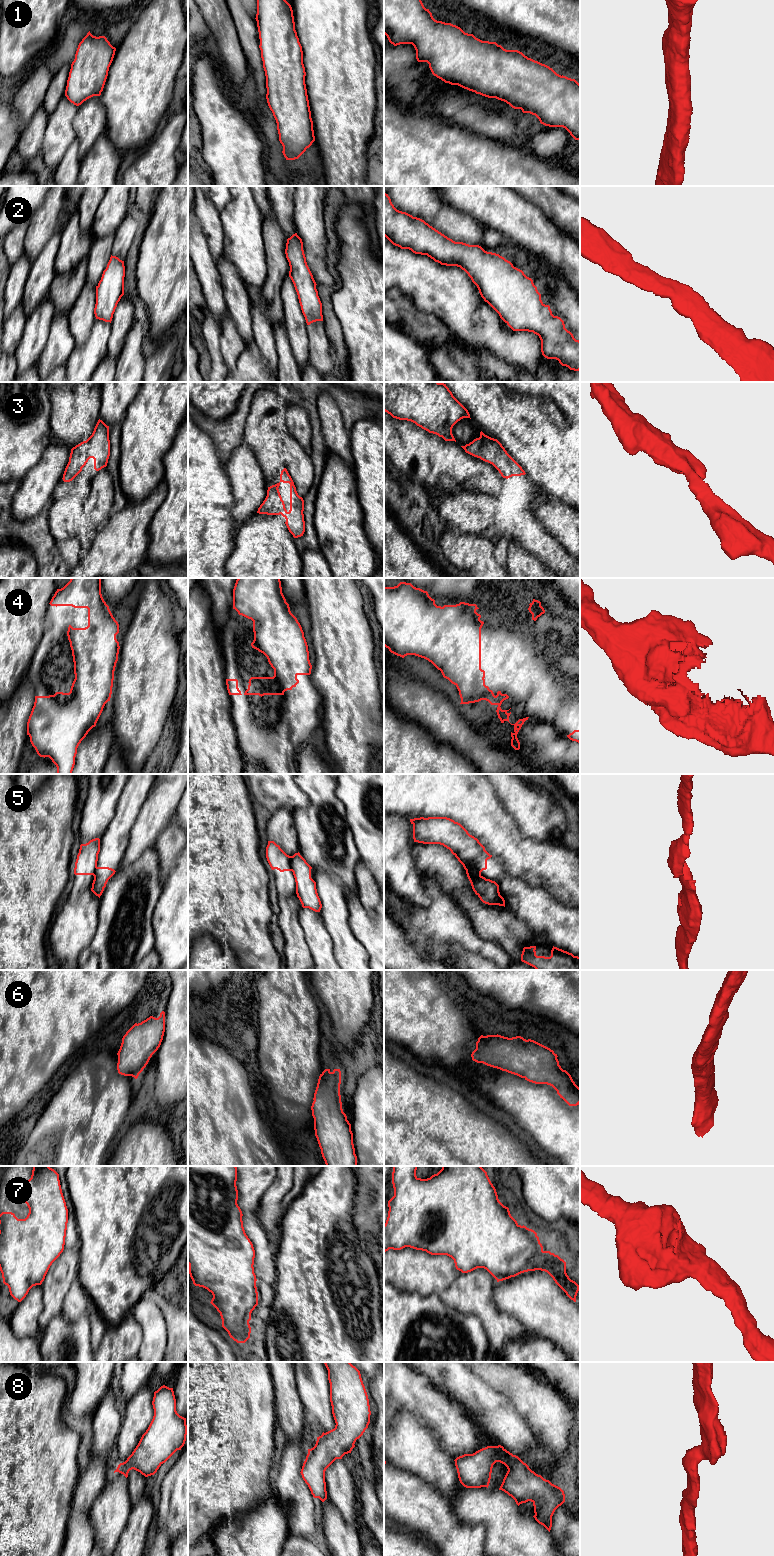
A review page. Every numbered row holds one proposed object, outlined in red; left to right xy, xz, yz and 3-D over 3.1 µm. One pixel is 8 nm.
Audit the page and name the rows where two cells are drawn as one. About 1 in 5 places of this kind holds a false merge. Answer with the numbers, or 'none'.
5

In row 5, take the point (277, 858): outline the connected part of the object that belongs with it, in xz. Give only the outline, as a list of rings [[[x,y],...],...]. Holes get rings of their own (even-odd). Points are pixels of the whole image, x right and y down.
[[[268,841],[266,847],[266,858],[272,870],[280,872],[292,871],[291,856],[287,855],[274,841]]]

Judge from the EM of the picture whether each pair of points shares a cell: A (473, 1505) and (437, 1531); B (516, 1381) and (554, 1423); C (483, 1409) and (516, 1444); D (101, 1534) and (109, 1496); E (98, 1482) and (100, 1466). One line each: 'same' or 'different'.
A: different
B: same
C: same
D: same
E: same

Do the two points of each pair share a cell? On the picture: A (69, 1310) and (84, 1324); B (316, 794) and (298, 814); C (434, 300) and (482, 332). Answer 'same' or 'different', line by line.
A: different
B: same
C: same

